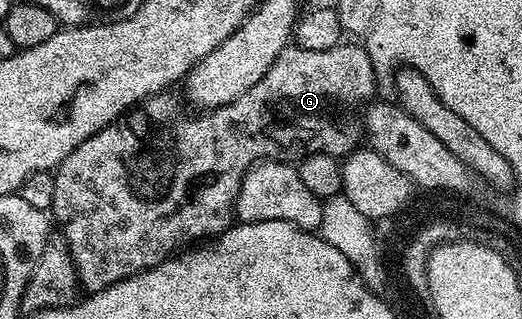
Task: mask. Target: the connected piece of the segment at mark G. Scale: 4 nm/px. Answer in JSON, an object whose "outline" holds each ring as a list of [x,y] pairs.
{"outline":[[[292,43],[287,49],[280,52],[278,59],[274,59],[270,71],[266,71],[266,75],[262,75],[262,79],[258,79],[258,83],[254,83],[254,87],[250,87],[250,91],[246,91],[246,95],[238,95],[238,99],[234,99],[234,103],[226,103],[217,109],[200,111],[195,114],[197,117],[191,117],[190,114],[184,113],[179,99],[174,95],[175,92],[155,93],[152,97],[147,97],[146,100],[140,102],[139,105],[133,105],[127,113],[117,117],[116,120],[111,121],[106,127],[102,127],[94,135],[90,135],[84,143],[78,143],[78,147],[74,147],[74,151],[70,151],[70,155],[66,155],[63,163],[57,165],[54,170],[54,195],[50,213],[55,224],[59,228],[60,225],[64,228],[62,240],[67,245],[68,254],[72,257],[76,268],[76,280],[79,288],[81,290],[88,289],[84,291],[89,294],[97,293],[122,279],[134,276],[135,273],[141,273],[147,269],[153,269],[155,265],[162,264],[163,261],[173,256],[181,246],[188,247],[193,243],[200,243],[205,239],[219,237],[220,234],[225,233],[234,224],[236,196],[242,187],[242,179],[247,175],[248,170],[259,162],[269,159],[303,159],[312,153],[328,153],[332,157],[340,159],[353,153],[362,141],[360,112],[365,102],[377,96],[377,94],[375,95],[376,81],[378,81],[378,75],[374,71],[374,63],[370,63],[370,55],[363,44],[347,45],[347,43],[341,43],[330,47],[330,51],[306,51],[301,49],[299,45]]]}

